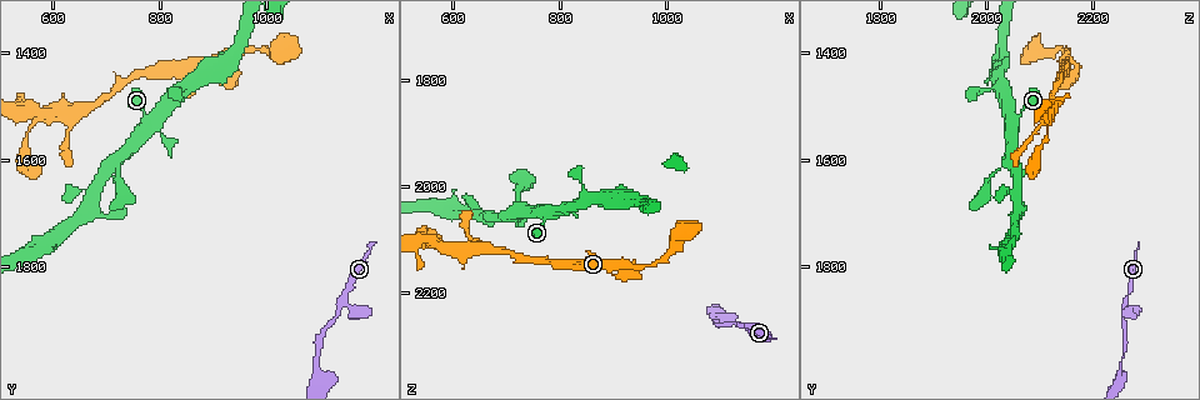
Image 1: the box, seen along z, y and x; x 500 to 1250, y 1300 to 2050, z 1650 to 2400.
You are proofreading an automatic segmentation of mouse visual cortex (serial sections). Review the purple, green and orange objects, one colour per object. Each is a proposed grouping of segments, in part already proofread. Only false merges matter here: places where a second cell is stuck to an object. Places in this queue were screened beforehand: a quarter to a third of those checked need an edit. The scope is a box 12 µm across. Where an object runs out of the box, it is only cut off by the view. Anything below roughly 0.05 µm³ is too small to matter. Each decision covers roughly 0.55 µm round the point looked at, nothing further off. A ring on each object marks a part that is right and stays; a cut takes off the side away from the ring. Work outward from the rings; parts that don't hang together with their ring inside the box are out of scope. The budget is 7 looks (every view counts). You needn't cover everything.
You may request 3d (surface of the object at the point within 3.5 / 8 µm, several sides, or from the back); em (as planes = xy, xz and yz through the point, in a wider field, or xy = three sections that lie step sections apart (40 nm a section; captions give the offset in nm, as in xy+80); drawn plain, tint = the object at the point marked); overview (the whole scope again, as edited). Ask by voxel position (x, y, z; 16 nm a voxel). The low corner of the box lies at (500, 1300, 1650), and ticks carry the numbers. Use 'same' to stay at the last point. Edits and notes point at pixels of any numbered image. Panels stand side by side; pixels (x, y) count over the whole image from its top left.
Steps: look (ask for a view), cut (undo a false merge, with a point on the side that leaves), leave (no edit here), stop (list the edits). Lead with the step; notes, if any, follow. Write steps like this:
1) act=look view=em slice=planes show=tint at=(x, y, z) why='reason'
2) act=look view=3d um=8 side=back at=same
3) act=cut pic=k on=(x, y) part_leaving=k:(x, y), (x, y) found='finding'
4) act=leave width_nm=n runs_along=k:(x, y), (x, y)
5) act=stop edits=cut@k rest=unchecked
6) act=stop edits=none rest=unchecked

act=look view=3d um=3.5 side=back at=(1140, 1860, 2260) why='a fork'

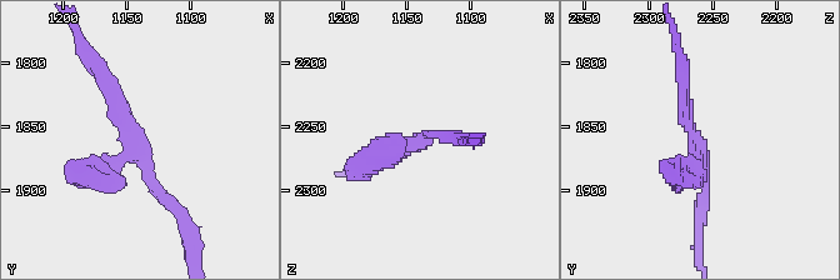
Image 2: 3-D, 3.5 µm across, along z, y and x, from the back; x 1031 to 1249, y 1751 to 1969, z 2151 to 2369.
act=look view=em slice=planes show=tint at=(1142, 1860, 2264) why='now the EM'

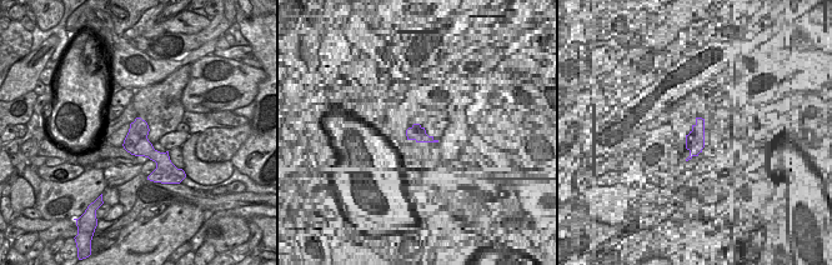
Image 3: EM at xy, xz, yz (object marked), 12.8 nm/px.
act=leave runs_along=2:(96, 70), (150, 181), (178, 211) found='one cell here'

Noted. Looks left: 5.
act=look view=3d um=3.5 at=(855, 1455, 2025)

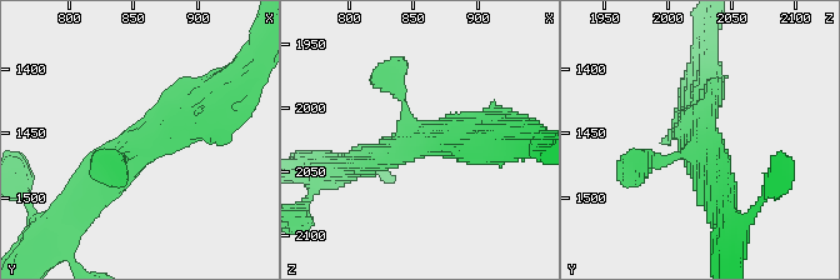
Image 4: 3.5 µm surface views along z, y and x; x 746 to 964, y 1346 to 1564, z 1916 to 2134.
act=look view=em slice=xy step=5 show=tint at=(852, 1458, 2028) why='now the EM'

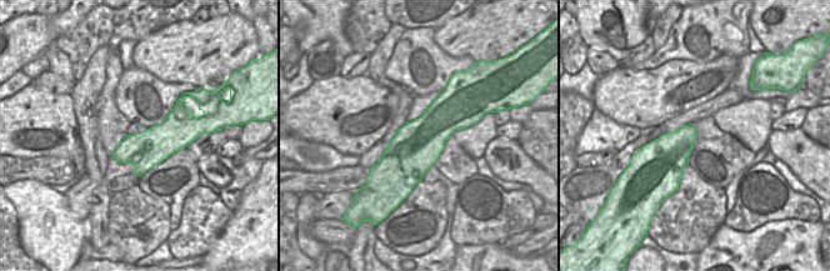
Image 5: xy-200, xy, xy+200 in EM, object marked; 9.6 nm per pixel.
act=look view=em slice=planes show=tint at=same

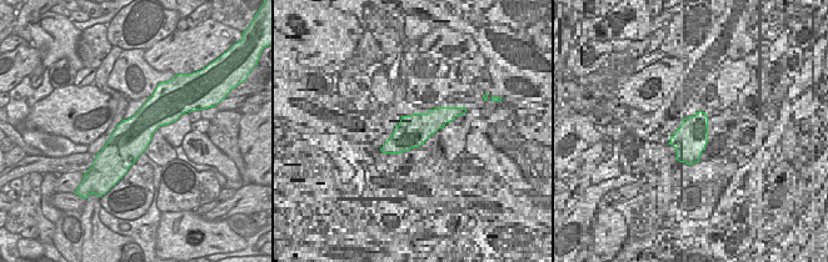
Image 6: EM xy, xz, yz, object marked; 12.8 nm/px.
act=leave width_nm=480 runs_along=4:(79, 204), (163, 116), (209, 96) found='one cell here'

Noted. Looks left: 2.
act=stop edits=none rest=unchecked

